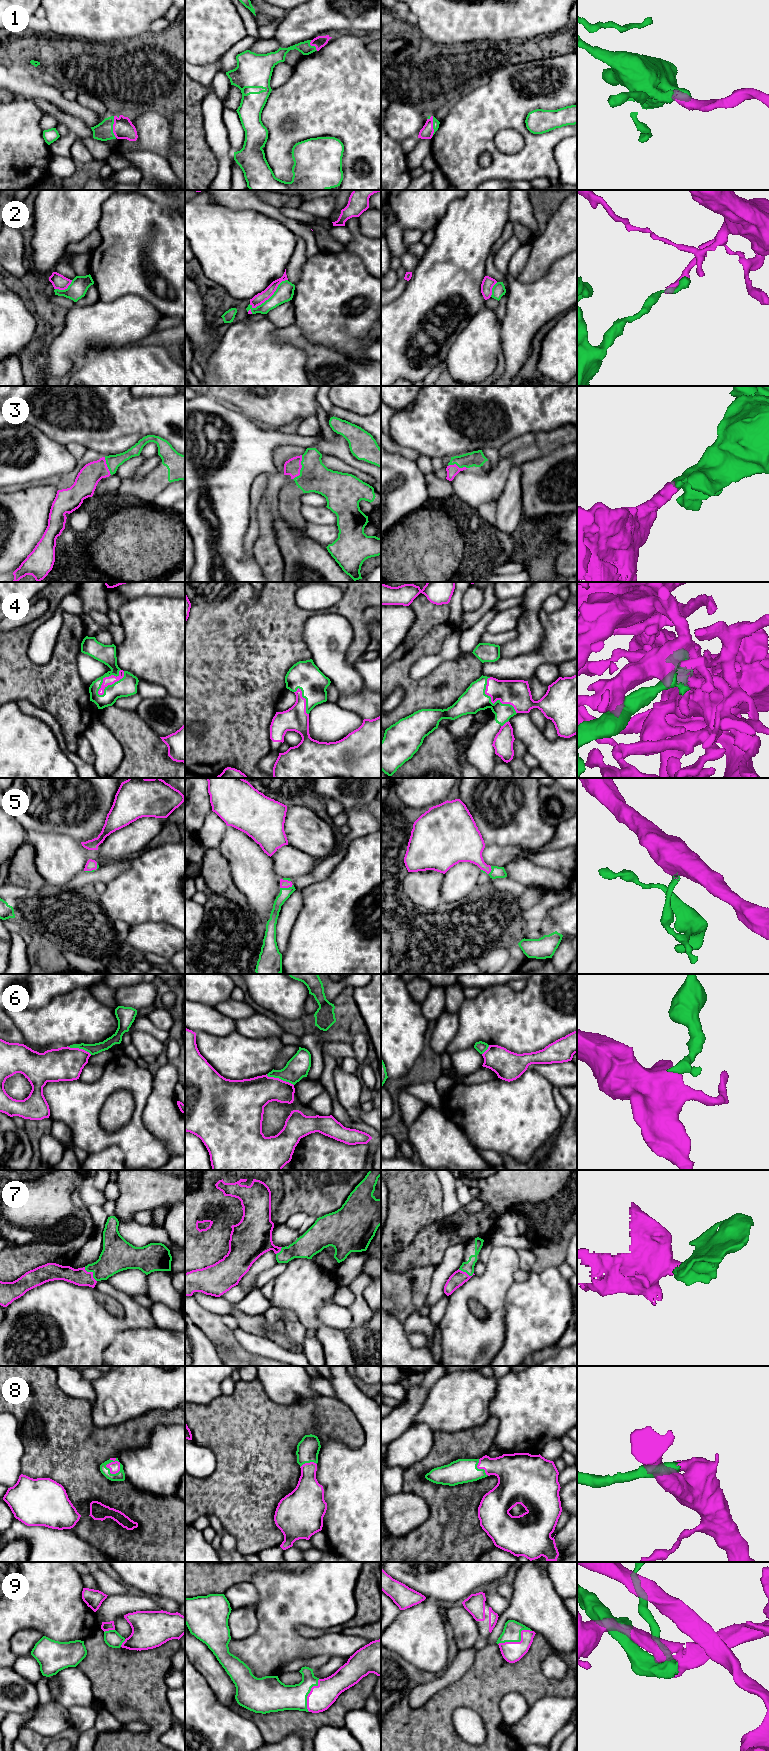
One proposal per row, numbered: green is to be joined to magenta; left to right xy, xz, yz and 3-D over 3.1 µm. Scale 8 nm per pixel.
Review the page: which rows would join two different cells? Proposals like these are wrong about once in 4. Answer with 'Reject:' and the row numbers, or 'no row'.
Reject: 2, 6

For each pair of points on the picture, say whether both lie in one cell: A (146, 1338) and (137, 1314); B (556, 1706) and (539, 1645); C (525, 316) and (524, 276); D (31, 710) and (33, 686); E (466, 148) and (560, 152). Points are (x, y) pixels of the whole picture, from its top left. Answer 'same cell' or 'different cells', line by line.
A: different cells
B: different cells
C: different cells
D: different cells
E: different cells

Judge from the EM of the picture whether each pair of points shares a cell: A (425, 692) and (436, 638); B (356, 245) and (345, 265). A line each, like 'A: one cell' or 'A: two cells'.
A: one cell
B: two cells

